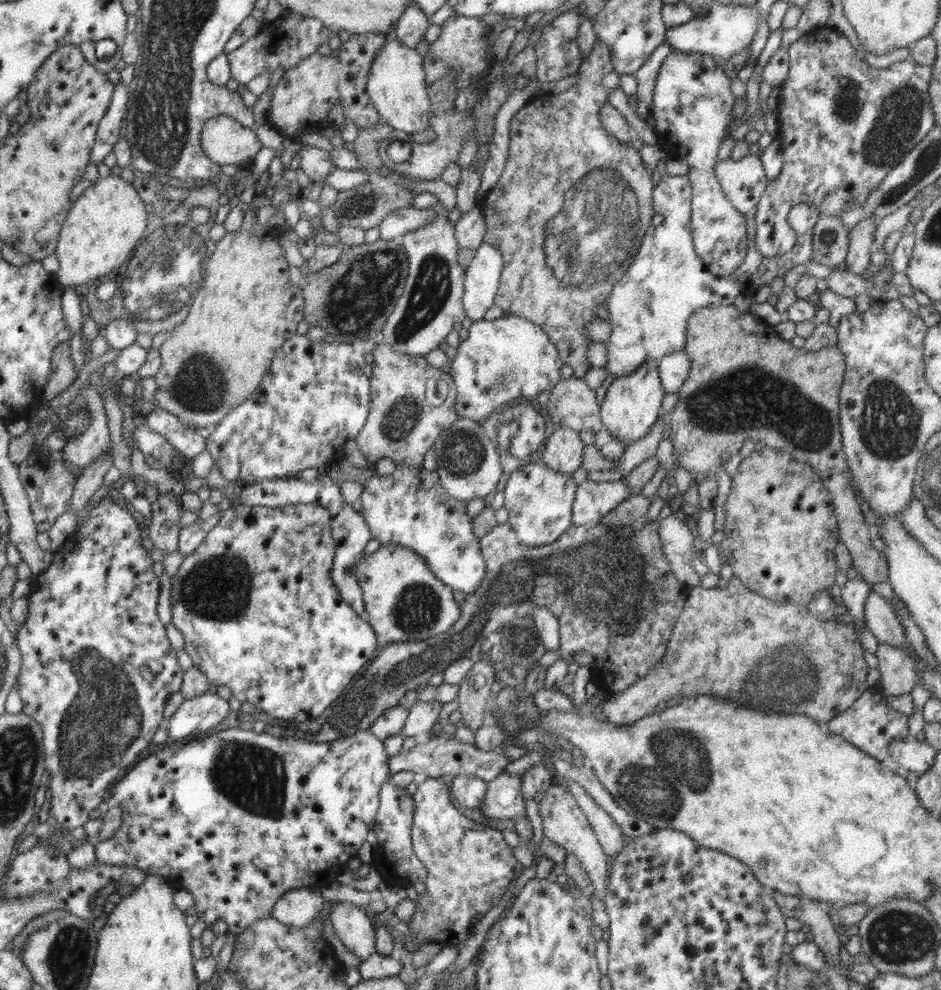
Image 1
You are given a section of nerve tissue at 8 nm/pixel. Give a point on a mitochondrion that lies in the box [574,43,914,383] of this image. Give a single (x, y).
(846, 107)

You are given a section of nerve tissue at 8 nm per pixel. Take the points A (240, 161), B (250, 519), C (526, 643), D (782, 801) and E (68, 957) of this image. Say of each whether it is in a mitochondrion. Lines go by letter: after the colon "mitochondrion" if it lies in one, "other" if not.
A: other
B: other
C: mitochondrion
D: other
E: mitochondrion

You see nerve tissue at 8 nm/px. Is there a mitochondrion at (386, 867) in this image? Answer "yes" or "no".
no

